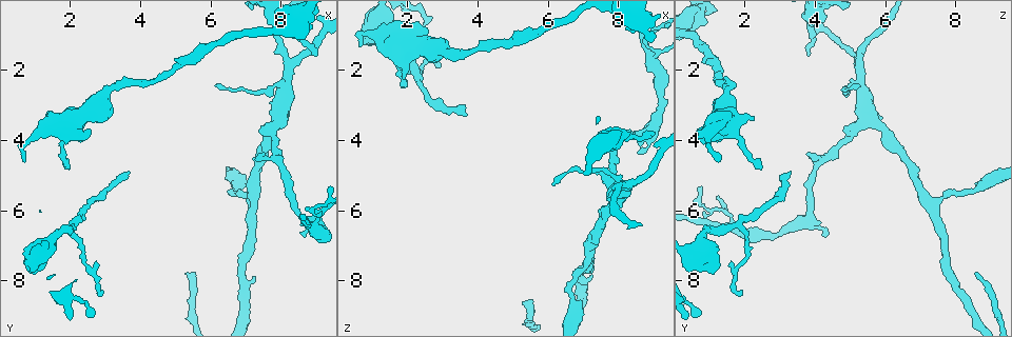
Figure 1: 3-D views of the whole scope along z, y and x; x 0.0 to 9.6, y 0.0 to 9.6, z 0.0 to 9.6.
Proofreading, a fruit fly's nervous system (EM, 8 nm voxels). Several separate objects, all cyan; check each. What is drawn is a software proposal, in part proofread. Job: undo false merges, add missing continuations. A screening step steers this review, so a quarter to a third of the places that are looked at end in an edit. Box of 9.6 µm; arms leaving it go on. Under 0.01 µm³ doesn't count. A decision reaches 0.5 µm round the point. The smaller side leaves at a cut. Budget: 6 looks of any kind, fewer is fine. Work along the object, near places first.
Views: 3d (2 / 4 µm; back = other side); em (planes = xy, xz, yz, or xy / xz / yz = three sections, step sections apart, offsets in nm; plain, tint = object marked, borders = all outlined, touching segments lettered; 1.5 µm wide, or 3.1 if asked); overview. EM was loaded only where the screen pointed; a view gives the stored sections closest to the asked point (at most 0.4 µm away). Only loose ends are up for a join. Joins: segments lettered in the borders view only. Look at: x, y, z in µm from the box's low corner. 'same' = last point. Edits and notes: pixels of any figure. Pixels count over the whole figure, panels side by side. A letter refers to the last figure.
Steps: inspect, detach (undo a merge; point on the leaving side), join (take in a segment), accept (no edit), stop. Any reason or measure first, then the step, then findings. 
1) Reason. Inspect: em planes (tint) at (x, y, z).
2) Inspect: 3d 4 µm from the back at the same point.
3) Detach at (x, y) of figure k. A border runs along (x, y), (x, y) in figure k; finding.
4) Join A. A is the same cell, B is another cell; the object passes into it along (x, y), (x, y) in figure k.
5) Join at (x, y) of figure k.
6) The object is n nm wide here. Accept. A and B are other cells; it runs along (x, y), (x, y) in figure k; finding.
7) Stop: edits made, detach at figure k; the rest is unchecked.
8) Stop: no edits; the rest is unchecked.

Calibre changes. Inspect: em xz step 4 (tint) at (8.20, 0.85, 3.95).

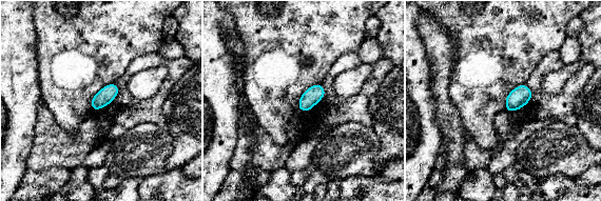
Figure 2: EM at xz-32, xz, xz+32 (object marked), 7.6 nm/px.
Inspect: em planes (tint) at the same point.

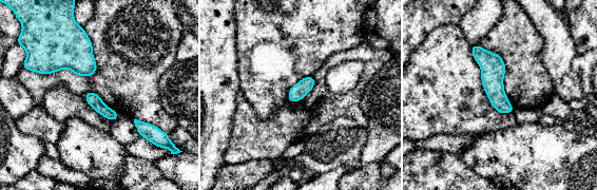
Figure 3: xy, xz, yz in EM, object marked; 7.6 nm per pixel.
What lies round it. Inspect: em planes (borders) at the same point.

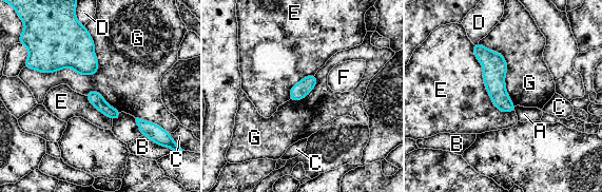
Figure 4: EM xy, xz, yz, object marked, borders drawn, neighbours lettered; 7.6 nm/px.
Accept. A, B, C, D, E, F and G are other cells; one neuron here.

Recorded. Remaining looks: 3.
Branch stops here. Inspect: em xy step 4 (borders) at (5.35, 7.85, 8.55).

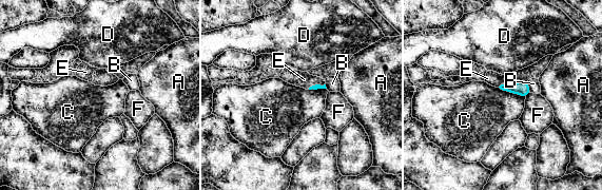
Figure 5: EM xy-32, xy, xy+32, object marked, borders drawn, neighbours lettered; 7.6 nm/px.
Join E. E is the same cell, A, B, C, D and F are other cells; the object passes into it along (521, 88), (508, 84), (492, 78) in figure 5; it goes on there.

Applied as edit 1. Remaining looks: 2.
Redraw. Inspect: overview.

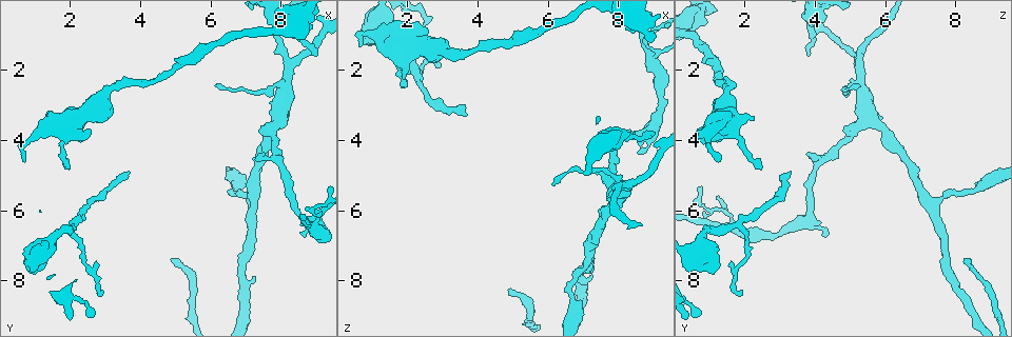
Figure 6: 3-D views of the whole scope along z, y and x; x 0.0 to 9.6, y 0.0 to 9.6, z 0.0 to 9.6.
Free end. Inspect: em planes (borders) at (3.00, 8.30, 1.85).

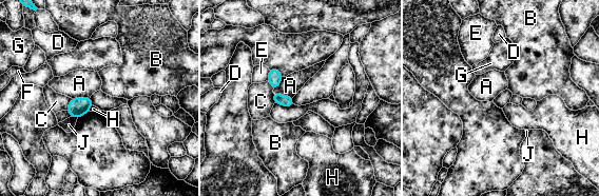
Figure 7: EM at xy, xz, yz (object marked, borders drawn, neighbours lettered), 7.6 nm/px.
The object is 90 nm wide here. Accept. A, B, C, D, E, F, G, H and J are other cells; a border runs along (90, 96), (71, 98) in figure 7; no lettered segment goes on from it.

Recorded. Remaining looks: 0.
Stop: edits made, join at figure 5; the rest is unchecked.

